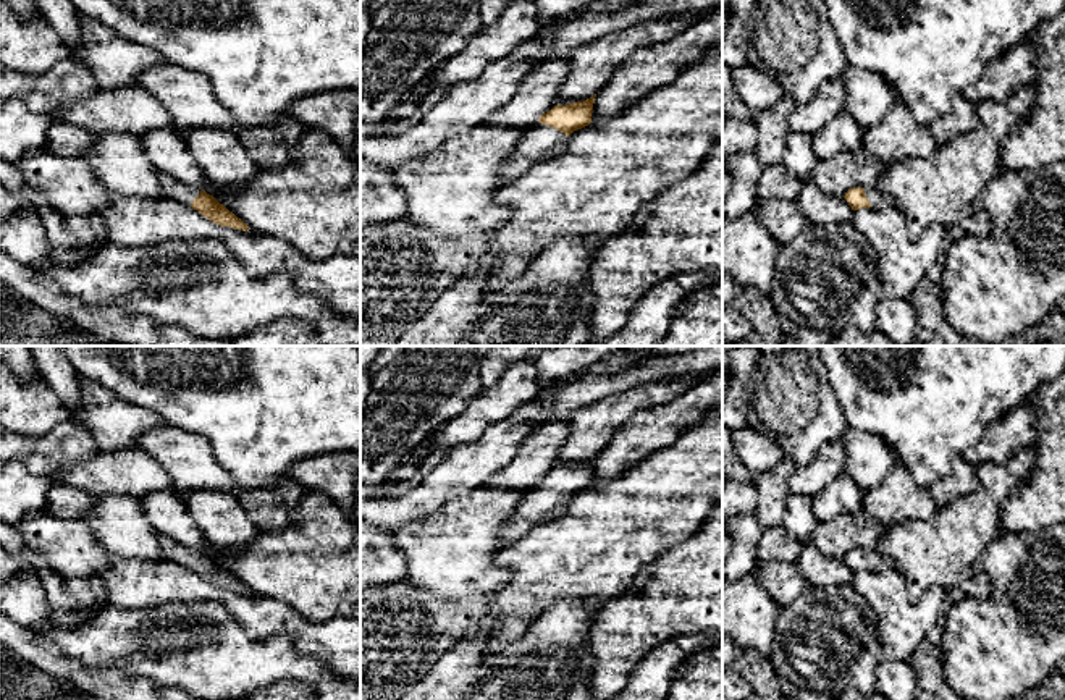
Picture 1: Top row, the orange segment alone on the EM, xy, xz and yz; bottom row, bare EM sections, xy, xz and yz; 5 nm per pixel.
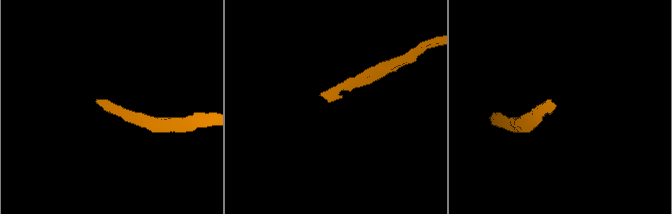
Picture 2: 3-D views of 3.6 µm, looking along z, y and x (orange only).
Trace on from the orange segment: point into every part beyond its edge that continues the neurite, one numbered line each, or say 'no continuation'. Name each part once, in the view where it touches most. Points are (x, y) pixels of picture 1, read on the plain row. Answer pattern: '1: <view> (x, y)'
1: xz (540, 503)

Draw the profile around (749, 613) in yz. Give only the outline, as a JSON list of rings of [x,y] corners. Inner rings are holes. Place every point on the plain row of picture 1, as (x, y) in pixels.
[[[753,574],[722,584],[722,635],[739,650],[753,648],[769,658],[779,611]]]

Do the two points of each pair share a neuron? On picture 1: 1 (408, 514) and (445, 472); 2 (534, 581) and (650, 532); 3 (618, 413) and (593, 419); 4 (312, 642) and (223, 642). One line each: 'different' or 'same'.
1: same
2: same
3: same
4: different

